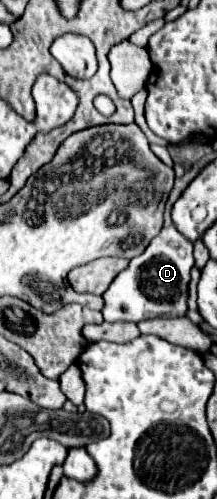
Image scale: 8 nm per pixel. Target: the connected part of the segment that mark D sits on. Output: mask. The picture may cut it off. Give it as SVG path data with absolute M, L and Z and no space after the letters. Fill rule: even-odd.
M175 226L163 228L145 252L129 262L129 266L119 272L103 294L105 306L101 310L105 322L135 322L149 318L177 318L187 314L189 280L193 268L193 244L177 232Z

